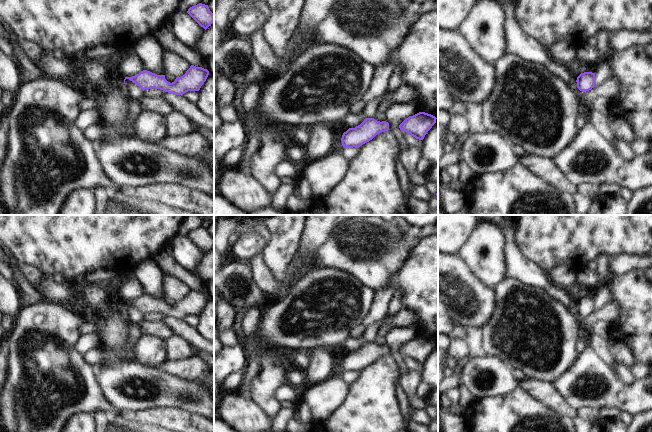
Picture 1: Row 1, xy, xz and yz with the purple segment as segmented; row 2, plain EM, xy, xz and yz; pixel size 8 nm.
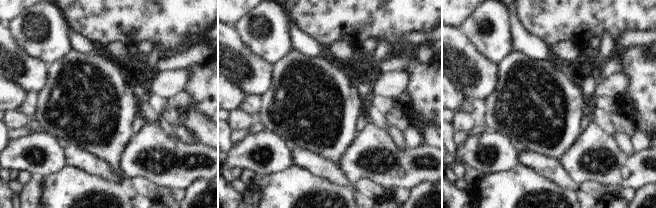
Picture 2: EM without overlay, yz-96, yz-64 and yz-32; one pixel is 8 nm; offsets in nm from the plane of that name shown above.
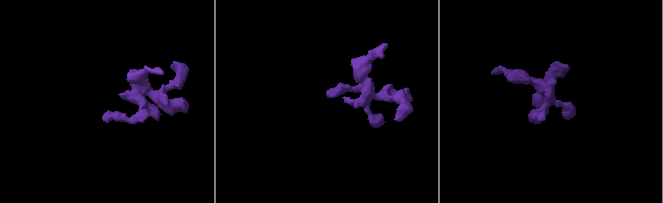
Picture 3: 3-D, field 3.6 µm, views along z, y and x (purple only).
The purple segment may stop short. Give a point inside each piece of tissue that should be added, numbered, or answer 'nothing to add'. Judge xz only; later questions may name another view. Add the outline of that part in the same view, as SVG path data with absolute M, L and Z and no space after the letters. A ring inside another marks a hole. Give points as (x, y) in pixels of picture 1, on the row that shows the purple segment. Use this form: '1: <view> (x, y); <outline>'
nothing to add

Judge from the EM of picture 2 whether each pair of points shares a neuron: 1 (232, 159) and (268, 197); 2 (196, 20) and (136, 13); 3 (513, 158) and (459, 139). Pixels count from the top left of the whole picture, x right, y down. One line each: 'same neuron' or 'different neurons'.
1: different neurons
2: same neuron
3: different neurons

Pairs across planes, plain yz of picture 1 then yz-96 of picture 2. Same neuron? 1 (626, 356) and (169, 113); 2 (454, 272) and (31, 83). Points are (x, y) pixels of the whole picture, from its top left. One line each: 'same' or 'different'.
1: same
2: same

